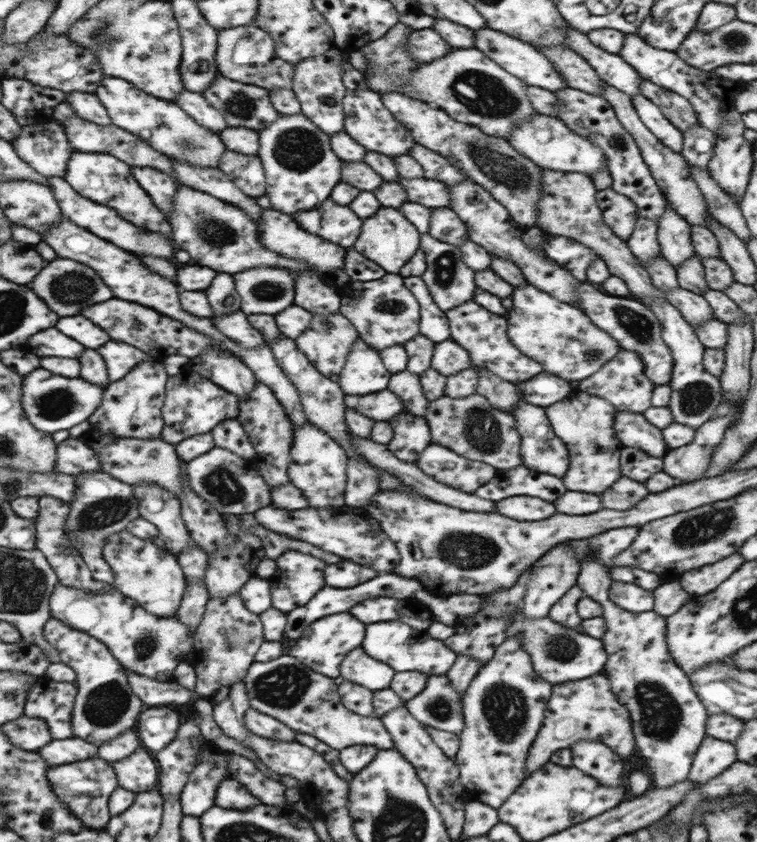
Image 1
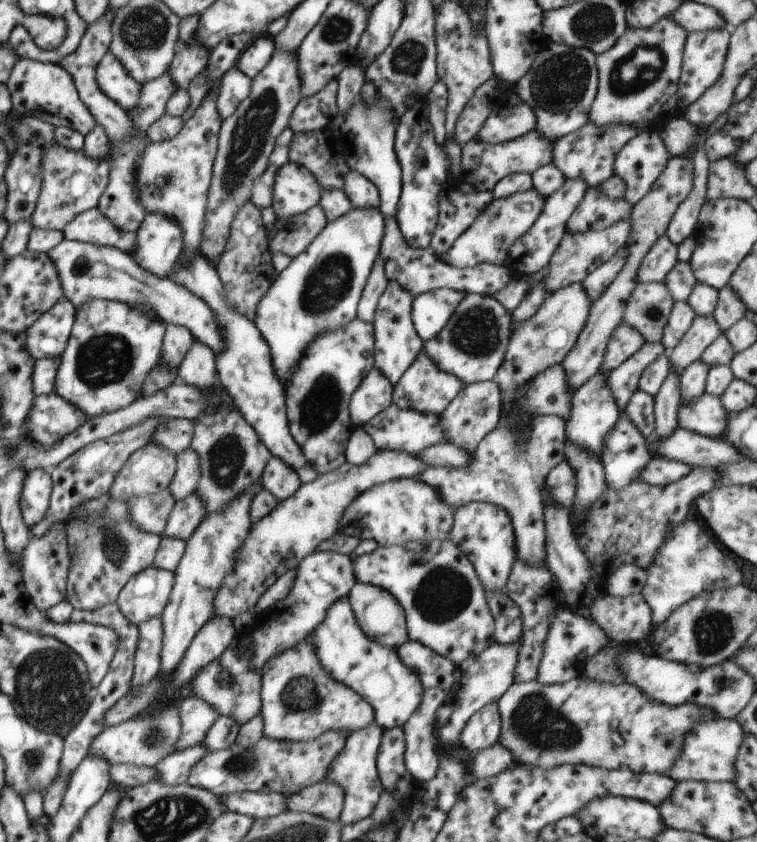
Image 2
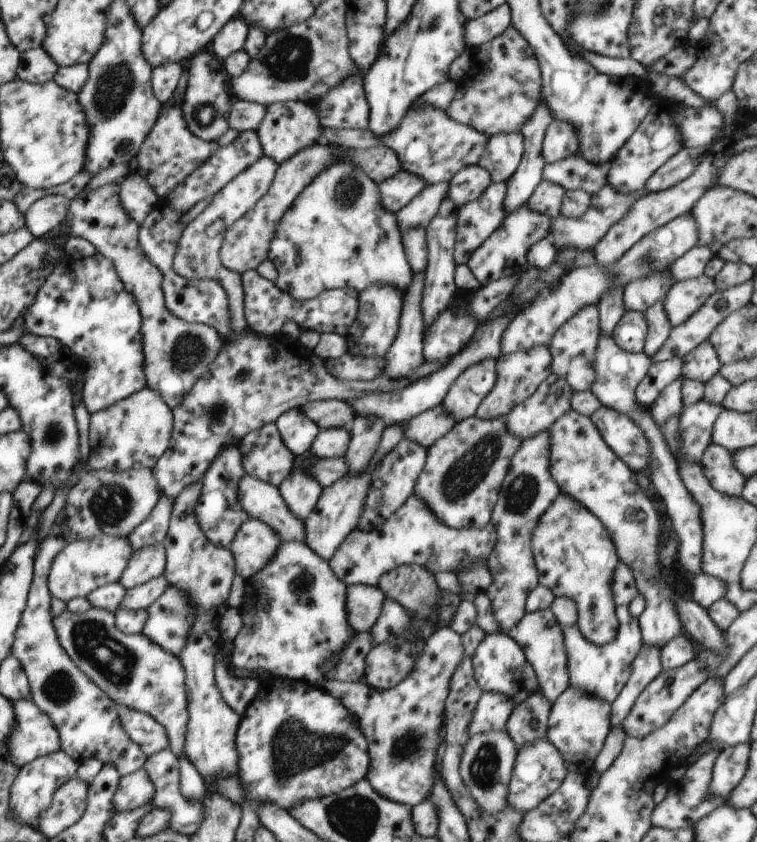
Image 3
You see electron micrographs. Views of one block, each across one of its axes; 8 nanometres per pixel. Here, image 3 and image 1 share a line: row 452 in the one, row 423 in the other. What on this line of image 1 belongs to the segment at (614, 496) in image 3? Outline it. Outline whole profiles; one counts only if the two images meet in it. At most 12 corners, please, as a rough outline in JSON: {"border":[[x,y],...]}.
{"border":[[580,390],[545,408],[569,450],[564,486],[623,476],[617,408]]}

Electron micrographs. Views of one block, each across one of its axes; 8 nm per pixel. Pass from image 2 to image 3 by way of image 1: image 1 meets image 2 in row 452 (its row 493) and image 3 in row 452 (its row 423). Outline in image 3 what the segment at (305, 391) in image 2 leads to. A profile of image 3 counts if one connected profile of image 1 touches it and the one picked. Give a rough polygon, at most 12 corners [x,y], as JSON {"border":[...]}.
{"border":[[310,450],[296,456],[279,486],[286,506],[300,520],[323,491],[310,466]]}

